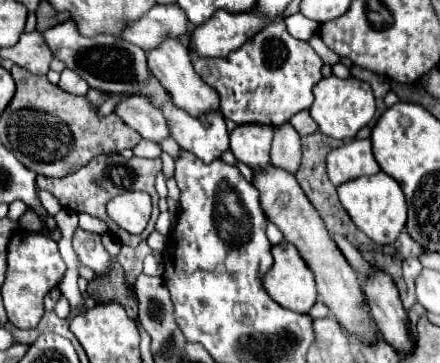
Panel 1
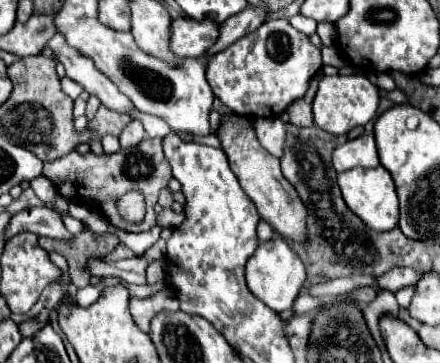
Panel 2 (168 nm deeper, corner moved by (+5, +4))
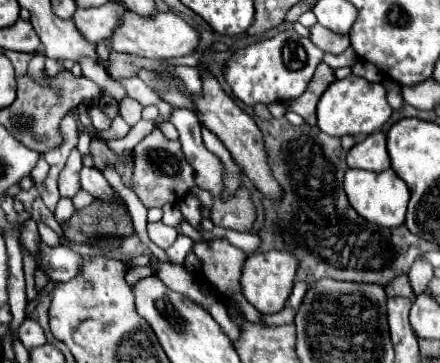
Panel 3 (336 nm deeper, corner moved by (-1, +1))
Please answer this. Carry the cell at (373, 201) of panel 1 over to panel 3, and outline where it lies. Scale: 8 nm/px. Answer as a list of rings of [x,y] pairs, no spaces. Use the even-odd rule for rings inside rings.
[[[348,169],[344,175],[344,191],[348,195],[350,205],[356,209],[356,213],[362,215],[364,219],[368,219],[370,223],[376,223],[380,227],[398,227],[404,223],[410,191],[408,191],[406,183],[392,169],[386,169],[380,173]]]

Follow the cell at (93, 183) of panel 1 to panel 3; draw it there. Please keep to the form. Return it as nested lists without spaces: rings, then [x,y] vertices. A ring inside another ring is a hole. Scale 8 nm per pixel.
[[[154,129],[134,147],[134,171],[132,171],[132,189],[146,209],[162,207],[164,203],[180,201],[188,189],[194,185],[192,167],[188,167],[184,153],[178,141],[164,137],[160,129]]]

